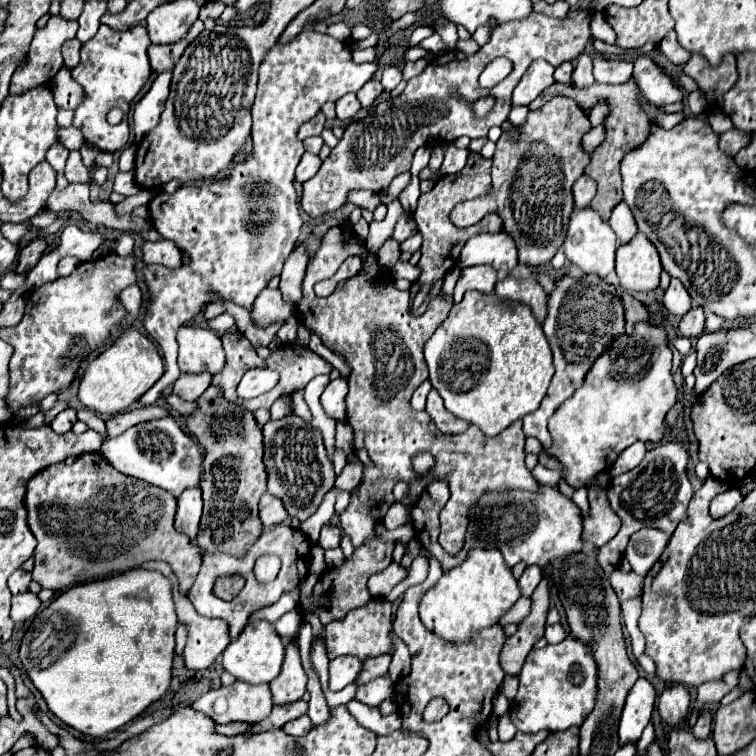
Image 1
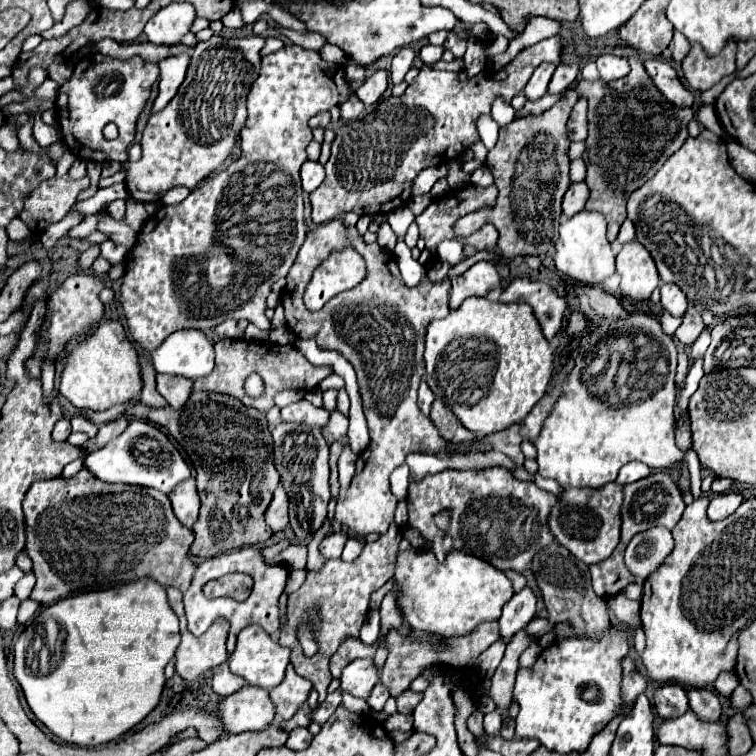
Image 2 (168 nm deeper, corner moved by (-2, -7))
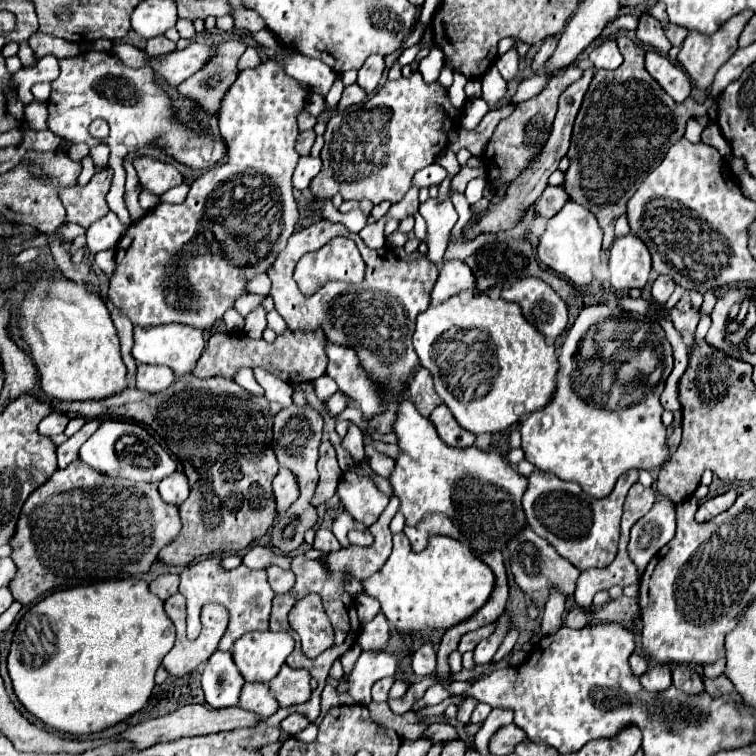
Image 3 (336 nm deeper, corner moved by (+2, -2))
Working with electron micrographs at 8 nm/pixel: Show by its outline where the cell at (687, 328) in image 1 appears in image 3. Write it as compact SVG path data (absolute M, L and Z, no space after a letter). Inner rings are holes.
M684 292L682 298L680 298L680 302L672 308L670 320L672 320L674 328L676 328L682 336L692 338L692 334L694 334L694 330L696 330L696 326L698 326L700 314L698 314L698 310L692 308L690 298L688 298L688 292Z

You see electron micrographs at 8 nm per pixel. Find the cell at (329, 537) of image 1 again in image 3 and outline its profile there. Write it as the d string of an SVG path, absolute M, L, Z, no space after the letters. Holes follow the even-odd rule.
M320 528L320 530L316 530L316 536L314 536L314 548L320 552L334 552L340 548L340 542L332 534L332 530Z

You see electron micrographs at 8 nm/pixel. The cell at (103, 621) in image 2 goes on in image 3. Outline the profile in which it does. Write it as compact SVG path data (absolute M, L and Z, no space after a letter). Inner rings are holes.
M126 576L118 580L108 580L108 582L98 582L98 584L90 584L90 586L78 586L78 588L68 588L68 590L58 590L52 592L50 596L46 596L44 600L40 600L36 606L32 606L18 622L16 632L14 632L14 640L10 646L10 654L8 654L8 672L14 684L14 692L18 696L18 700L22 702L22 706L34 714L36 718L40 718L44 724L66 732L66 734L74 734L74 736L84 736L84 734L96 734L100 730L106 730L110 726L116 726L118 722L126 720L128 716L136 714L138 710L142 710L152 694L154 688L154 674L156 668L160 666L162 658L166 656L166 652L174 646L174 624L168 618L168 614L164 612L164 602L150 592L148 582L136 576Z

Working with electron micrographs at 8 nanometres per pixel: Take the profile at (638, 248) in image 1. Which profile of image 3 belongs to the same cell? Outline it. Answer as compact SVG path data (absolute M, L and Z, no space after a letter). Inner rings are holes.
M634 234L614 240L608 264L614 290L644 288L652 270L650 252Z

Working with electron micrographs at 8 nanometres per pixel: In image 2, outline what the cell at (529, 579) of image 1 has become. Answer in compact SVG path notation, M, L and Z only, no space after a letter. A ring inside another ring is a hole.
M524 587L502 609L502 617L498 619L498 623L500 623L500 639L504 643L510 643L510 639L520 629L524 629L534 615L536 615L536 597L528 587Z

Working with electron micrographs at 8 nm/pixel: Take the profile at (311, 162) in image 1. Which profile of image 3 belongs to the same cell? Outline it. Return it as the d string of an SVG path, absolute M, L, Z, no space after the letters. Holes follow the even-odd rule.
M302 156L302 158L298 160L296 170L294 170L294 178L292 178L294 188L298 188L298 190L308 188L310 182L312 182L312 178L320 172L320 168L322 168L322 160L320 160L320 158Z

